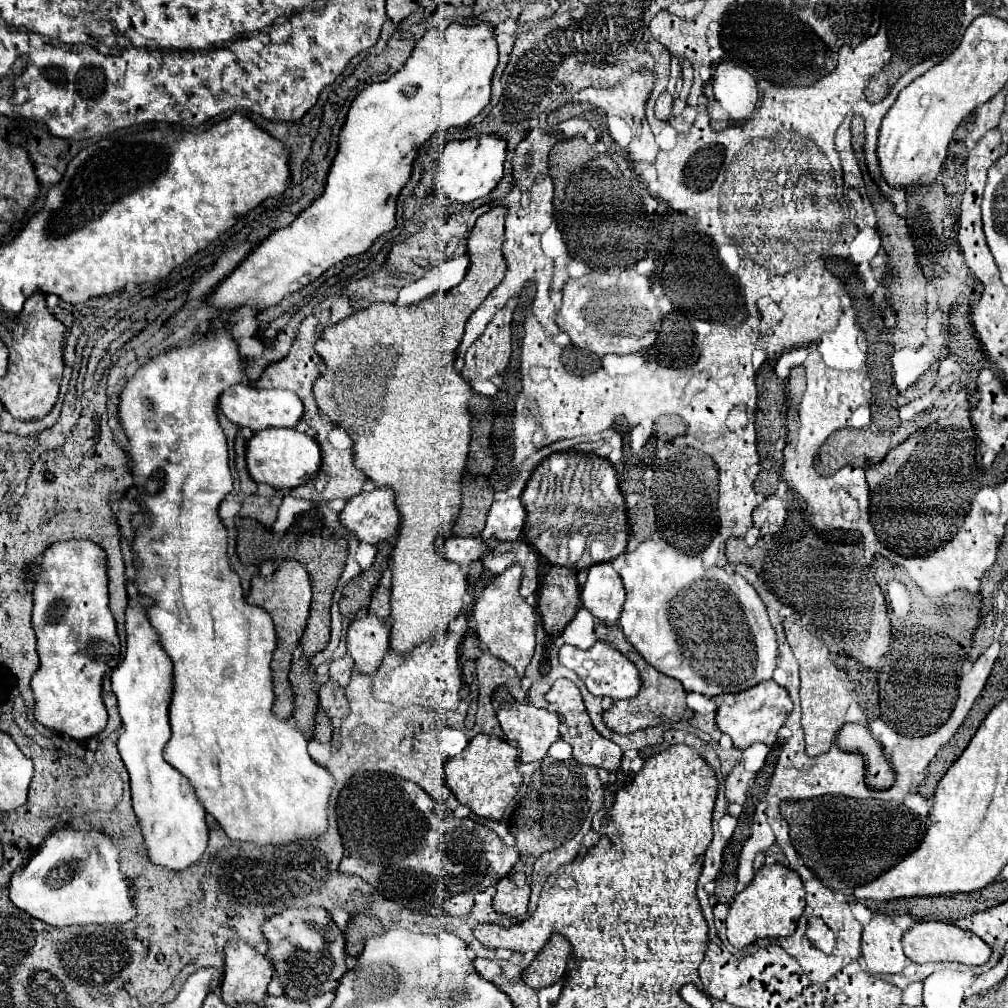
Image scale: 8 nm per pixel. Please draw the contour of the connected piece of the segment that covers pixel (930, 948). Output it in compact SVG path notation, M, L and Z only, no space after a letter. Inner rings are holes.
M919 922L911 926L903 934L903 950L905 956L915 964L927 964L927 962L961 962L961 964L985 964L991 958L991 946L981 942L975 934L969 934L967 930L961 930L959 926L953 926L949 922Z

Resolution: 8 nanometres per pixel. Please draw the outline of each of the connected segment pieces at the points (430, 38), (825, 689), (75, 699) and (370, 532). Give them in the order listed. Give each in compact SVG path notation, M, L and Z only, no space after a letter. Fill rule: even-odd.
M479 22L473 26L449 24L443 32L427 30L415 44L405 66L389 80L369 84L351 104L347 120L339 134L339 152L327 176L327 188L309 208L305 208L287 228L267 236L209 296L213 308L233 312L241 306L263 310L279 304L283 296L307 286L327 268L343 258L363 254L385 232L395 228L395 204L401 188L407 184L419 146L437 130L449 130L473 120L491 96L491 78L497 66L497 40L491 24Z
M795 614L783 620L783 628L793 648L793 654L801 666L801 724L805 730L807 754L819 756L831 748L835 734L845 724L845 712L851 704L851 686L847 680L843 680L843 672L831 660L831 652L825 648L825 642L821 642L821 638L817 636L817 628L813 628L809 622L803 622Z
M55 542L45 550L35 576L31 624L41 658L41 666L31 680L35 718L43 726L75 740L93 738L107 724L101 678L121 658L117 626L107 596L107 556L95 542Z
M387 486L353 496L347 500L339 518L359 540L369 544L395 536L401 522L401 514L395 506L395 492Z

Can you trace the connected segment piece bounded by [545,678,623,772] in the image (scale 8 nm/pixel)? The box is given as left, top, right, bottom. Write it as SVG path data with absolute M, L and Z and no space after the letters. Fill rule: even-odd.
M559 678L551 686L551 690L545 694L545 698L547 698L547 702L553 702L557 706L557 714L561 716L561 738L573 746L573 758L581 764L589 764L589 766L595 766L595 768L605 768L607 772L617 772L623 752L617 744L613 744L607 738L601 738L601 734L597 734L597 730L593 730L593 724L591 724L591 718L585 710L579 688L571 680Z

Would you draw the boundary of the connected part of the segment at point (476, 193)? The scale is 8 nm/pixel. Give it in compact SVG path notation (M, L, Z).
M479 134L467 140L453 140L445 144L435 176L435 188L441 196L451 202L473 202L481 196L487 196L503 176L503 160L505 160L505 140L495 134Z

